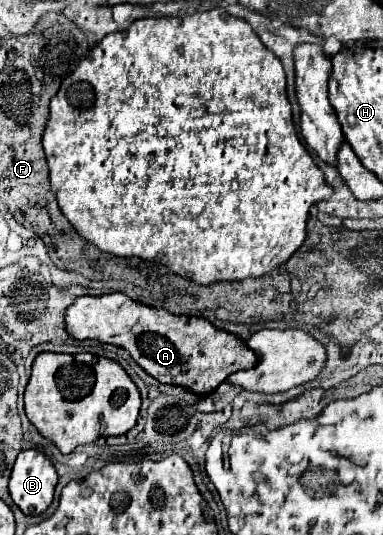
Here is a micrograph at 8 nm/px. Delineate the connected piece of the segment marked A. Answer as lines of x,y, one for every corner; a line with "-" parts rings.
104,294
104,296
80,296
76,298
64,314
64,322
66,322
66,332
76,338
76,340
84,340
84,338
94,338
98,342
104,344
114,344
120,346
124,350
130,352
130,356
150,374
154,376
158,382
162,384
178,384
184,386
196,394
210,394
212,390
218,388
218,384
222,384
232,372
238,370
248,370
250,366
256,364
256,354
246,348
246,342
236,340
234,334
228,334
224,330
214,328
212,324
208,324
204,318
182,318
182,316
174,316
170,312
158,310
158,308
150,308
146,304
140,304
132,298
128,298
126,294

